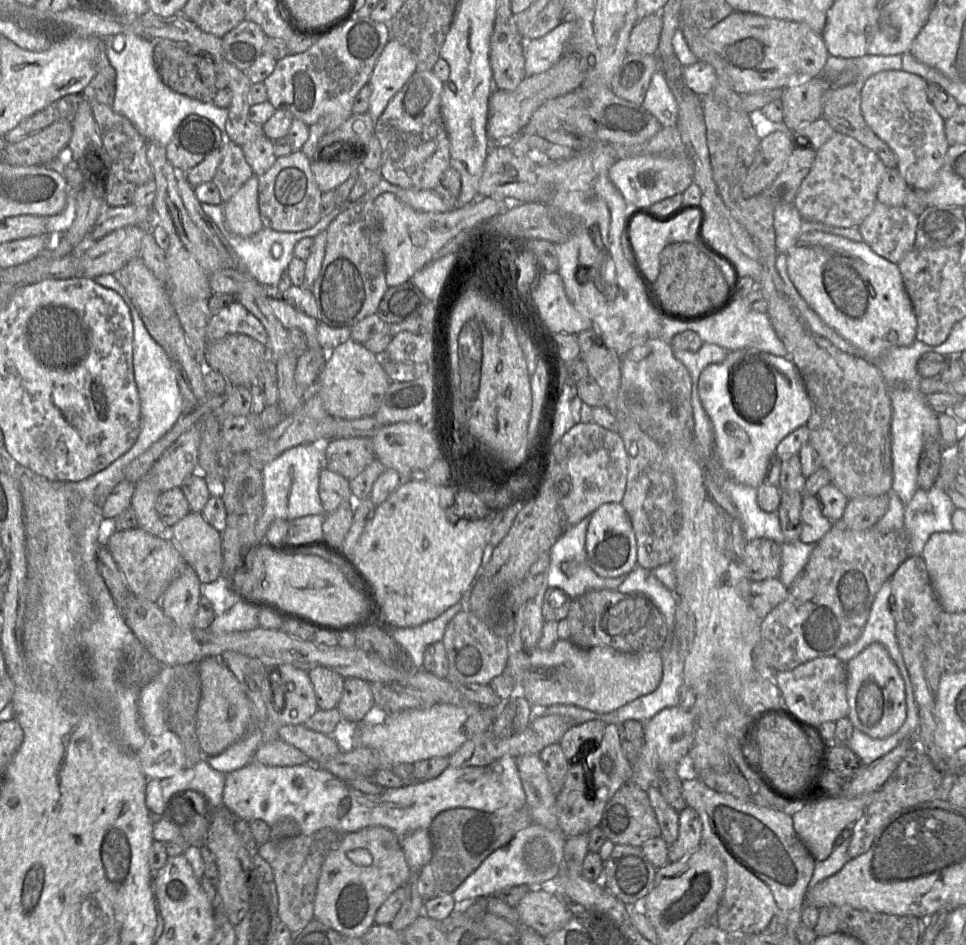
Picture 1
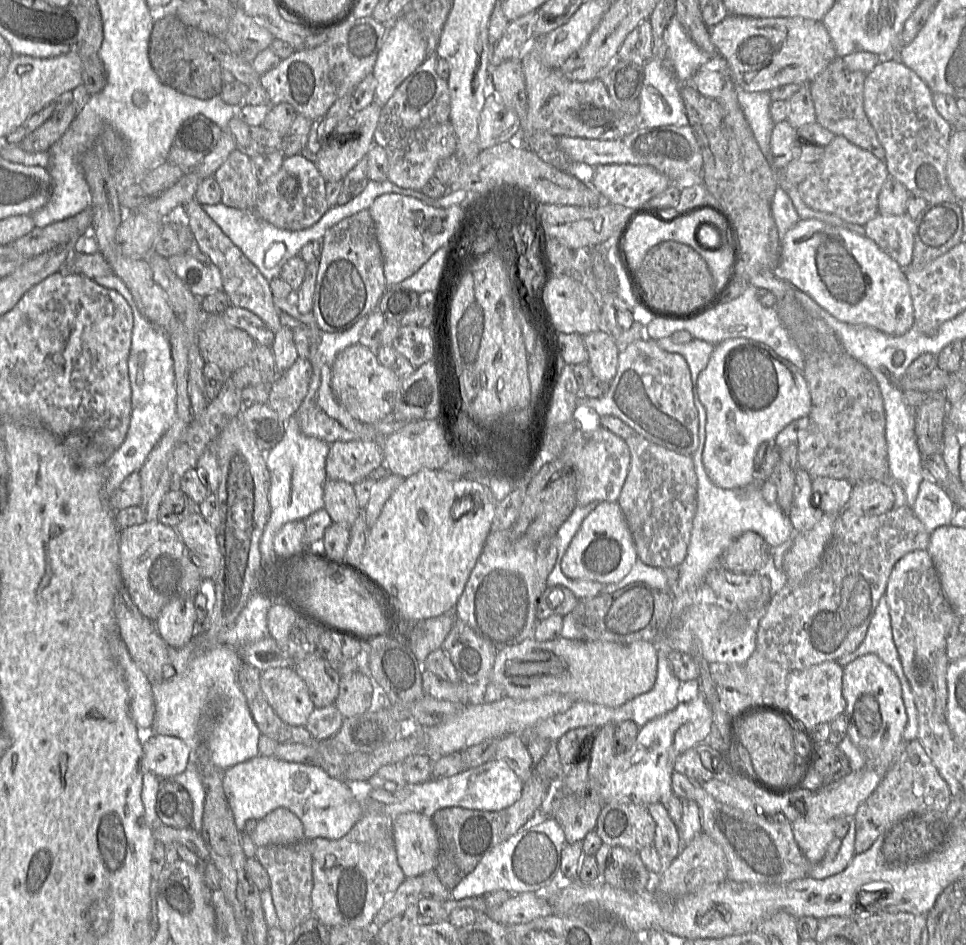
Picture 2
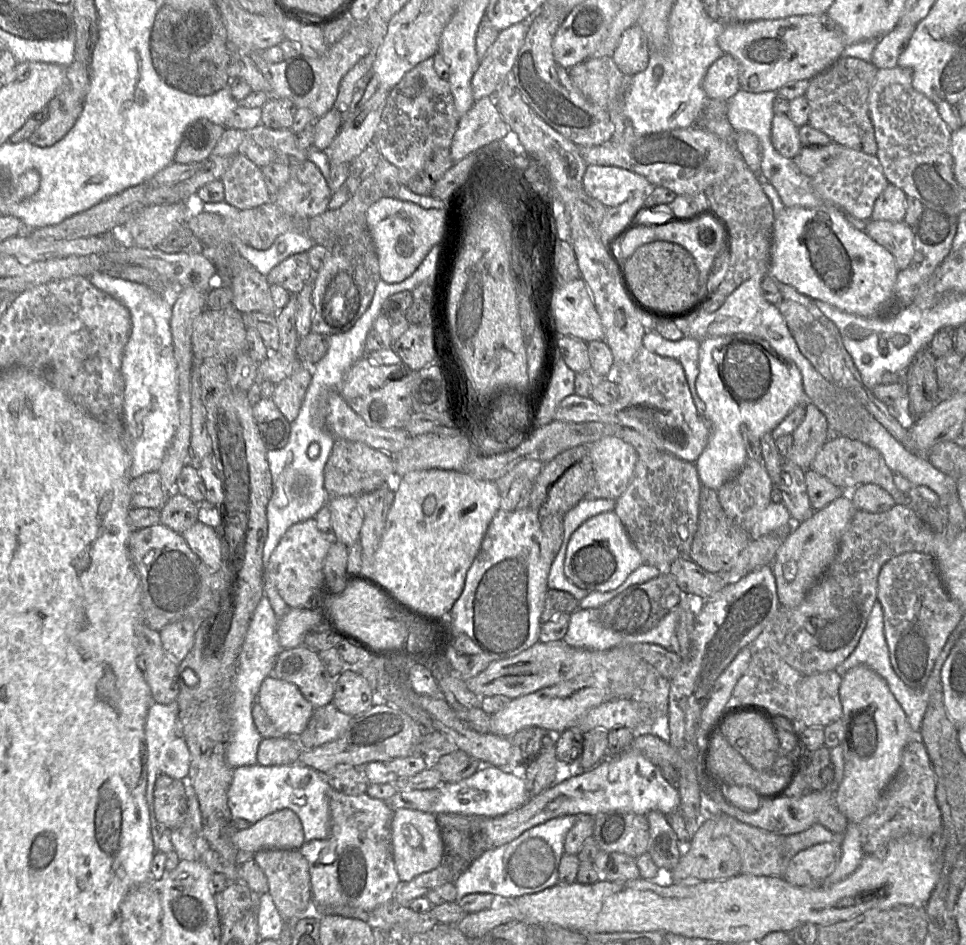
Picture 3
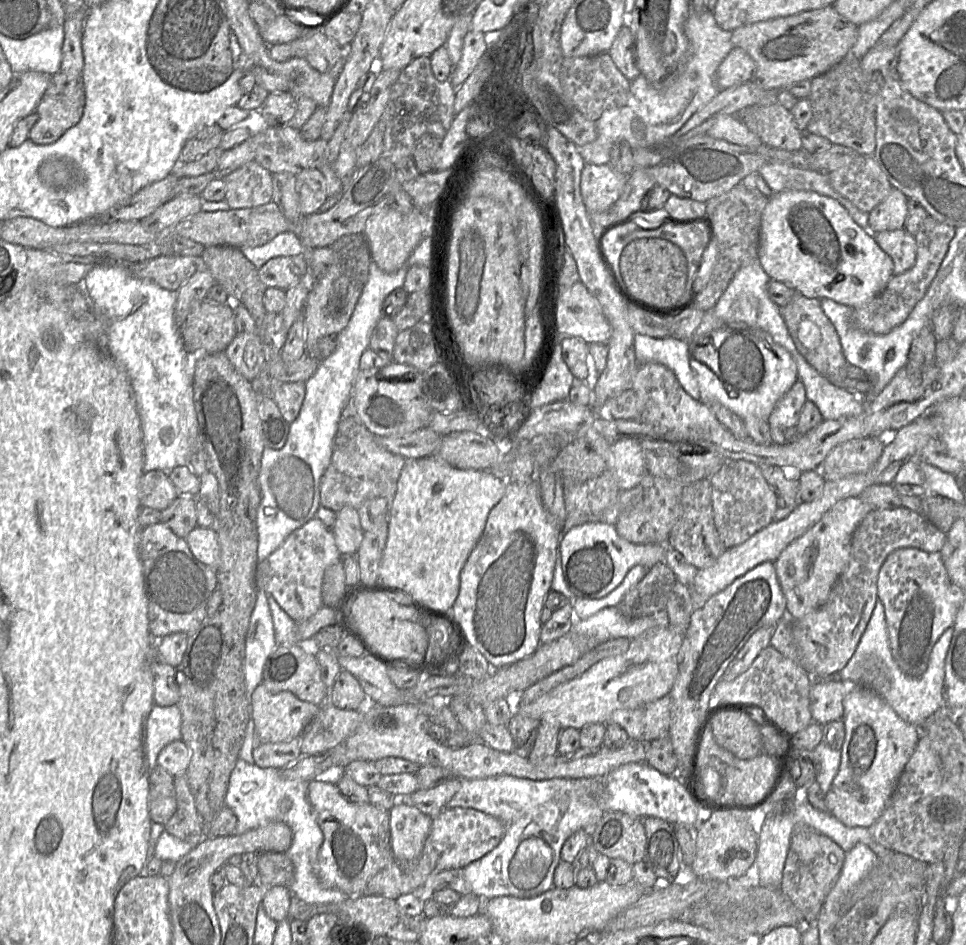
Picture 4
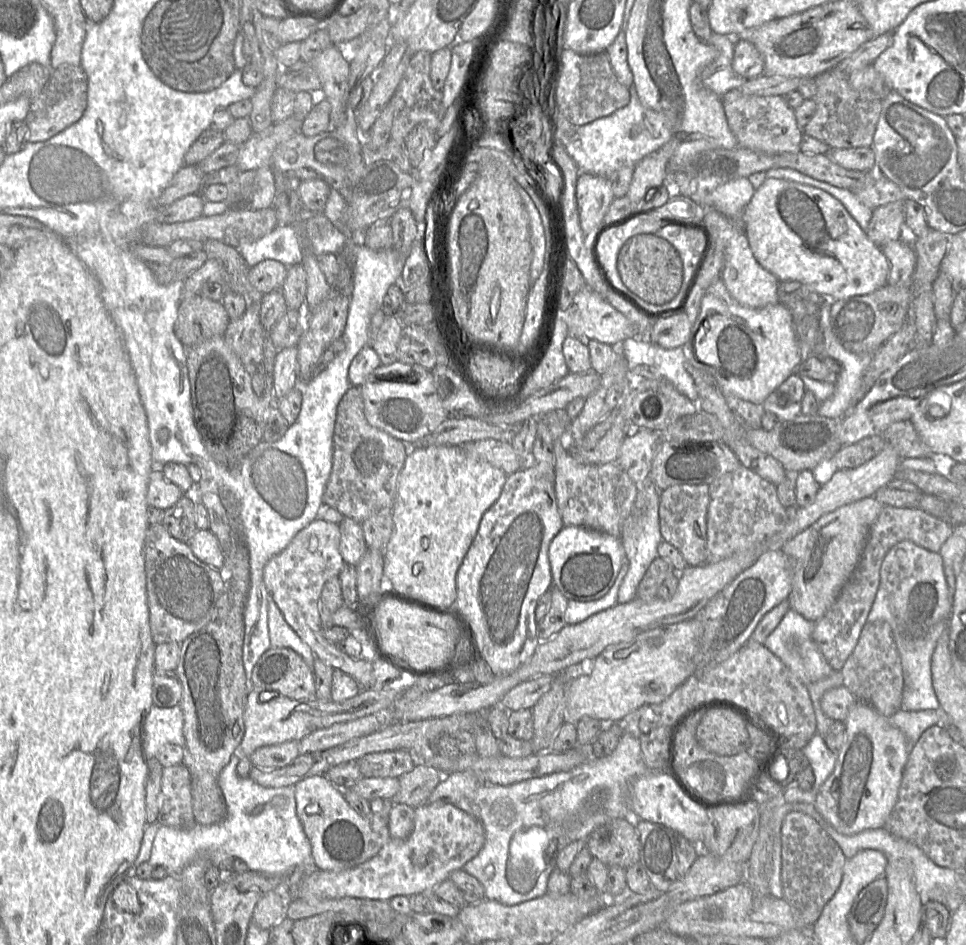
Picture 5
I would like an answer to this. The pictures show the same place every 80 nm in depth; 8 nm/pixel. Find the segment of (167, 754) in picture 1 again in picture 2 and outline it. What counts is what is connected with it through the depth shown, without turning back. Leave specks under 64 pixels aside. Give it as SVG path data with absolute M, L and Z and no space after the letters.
M148 734L144 739L144 767L159 778L183 773L194 751L180 738L170 735Z

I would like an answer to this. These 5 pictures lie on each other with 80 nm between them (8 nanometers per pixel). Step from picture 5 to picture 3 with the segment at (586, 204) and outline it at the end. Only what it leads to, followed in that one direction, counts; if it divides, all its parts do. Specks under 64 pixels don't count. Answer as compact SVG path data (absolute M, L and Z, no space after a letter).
M588 165L583 176L585 192L607 208L622 204L635 191L652 187L645 177L614 166Z

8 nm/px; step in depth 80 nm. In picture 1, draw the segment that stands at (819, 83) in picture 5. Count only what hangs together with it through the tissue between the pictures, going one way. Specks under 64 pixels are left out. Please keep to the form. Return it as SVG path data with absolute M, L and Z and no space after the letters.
M853 82L841 87L830 87L822 101L822 117L835 133L848 135L872 150L887 168L897 167L893 150L866 123L861 108L861 85Z

